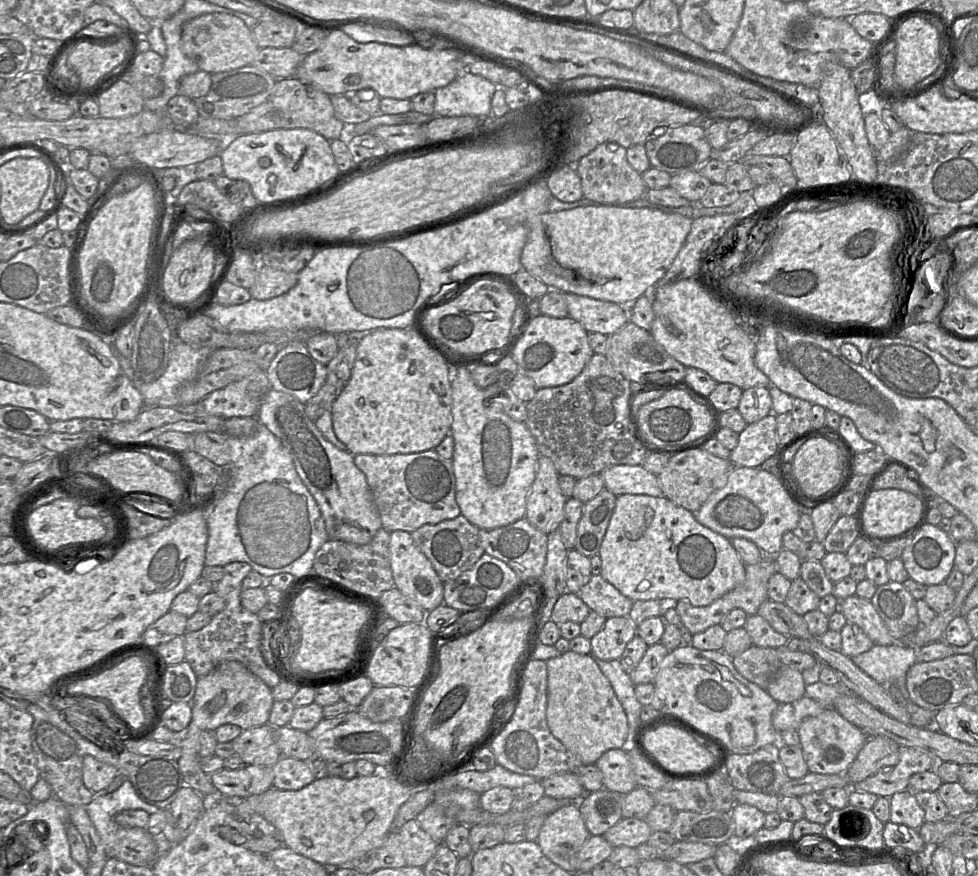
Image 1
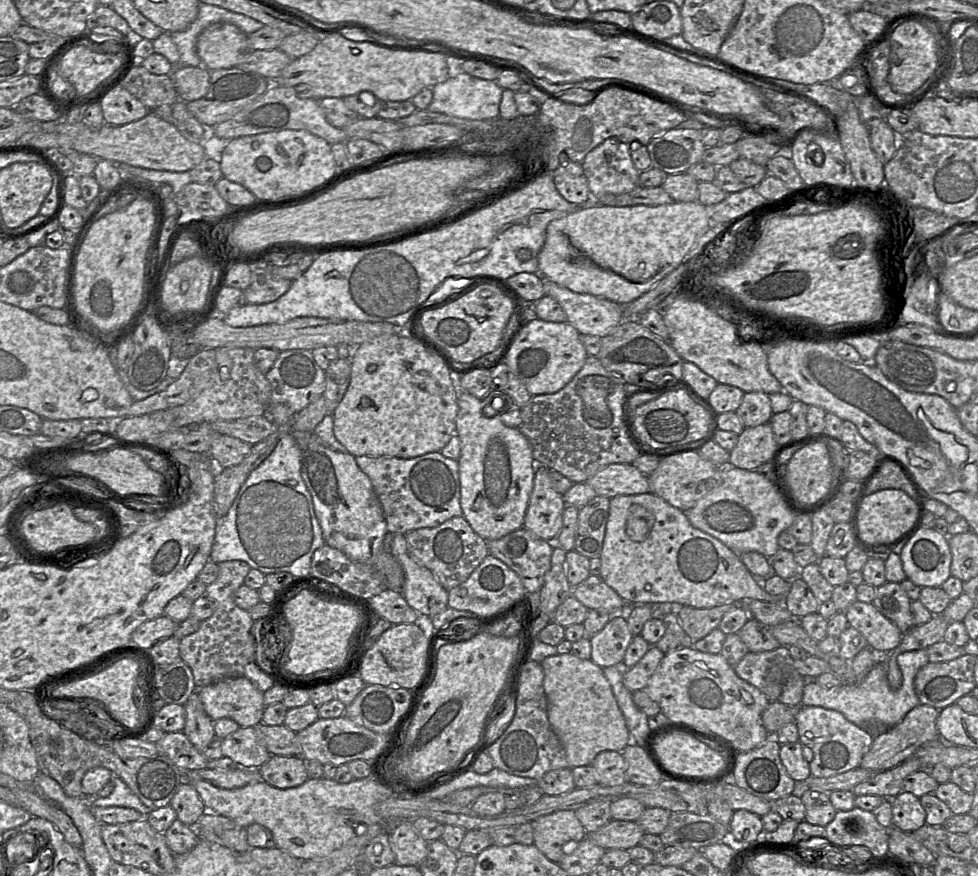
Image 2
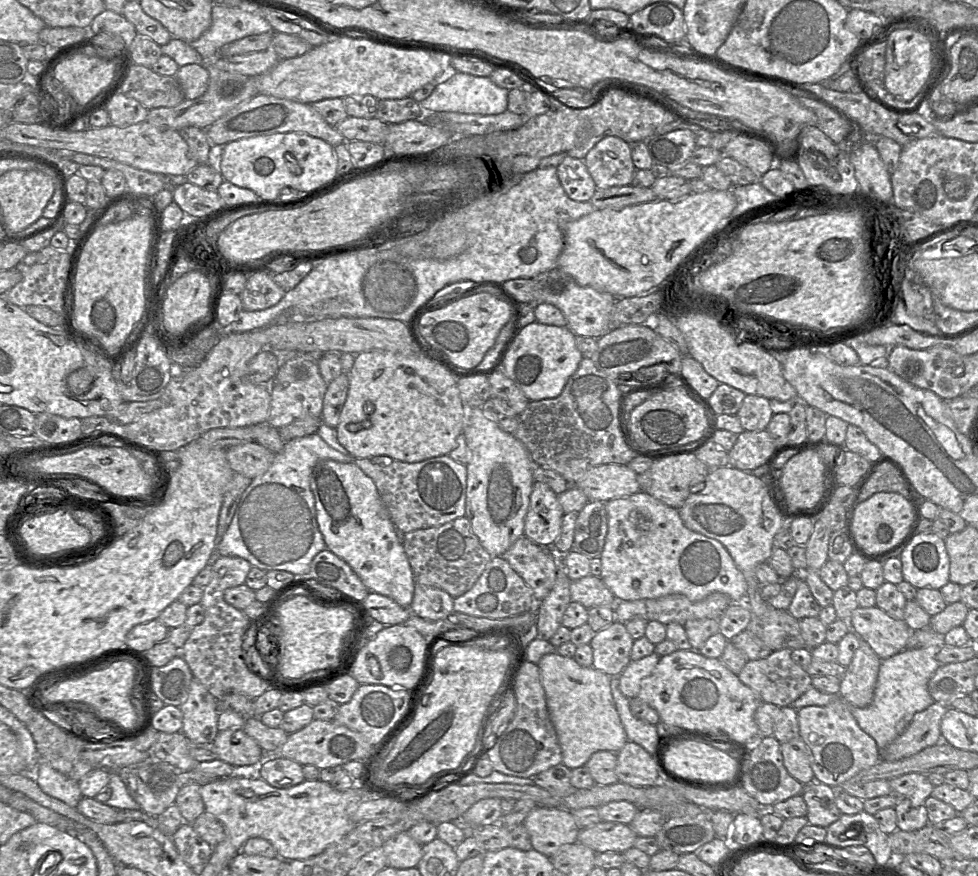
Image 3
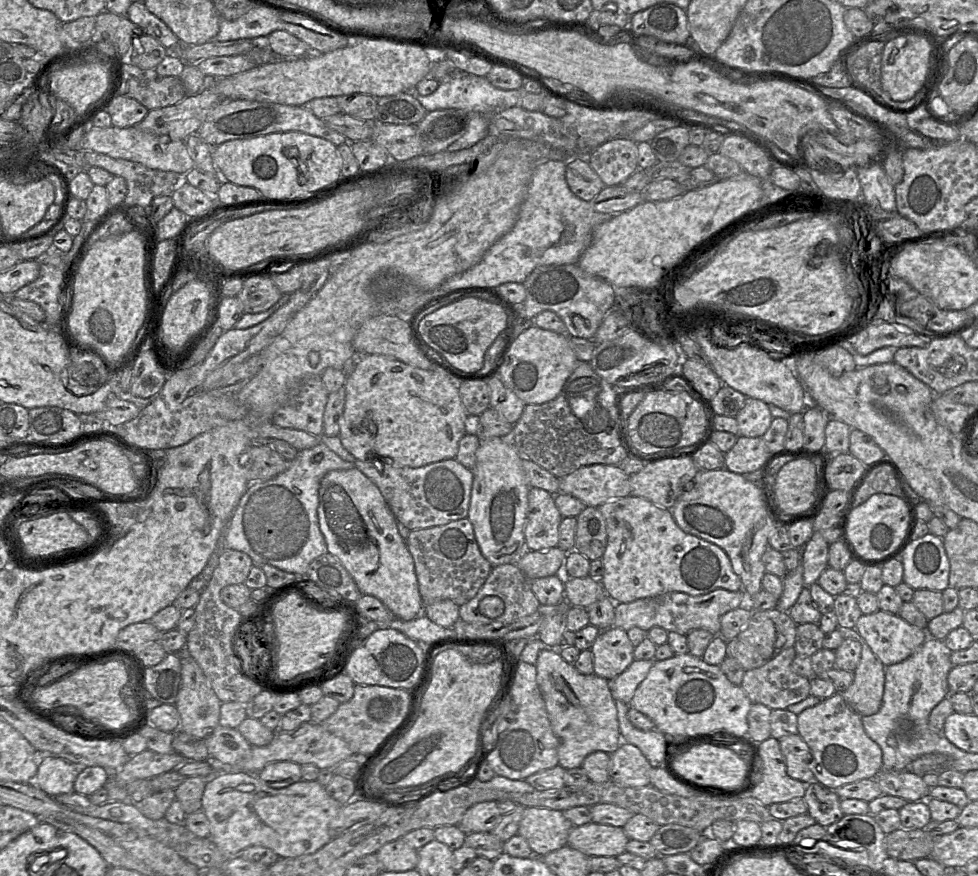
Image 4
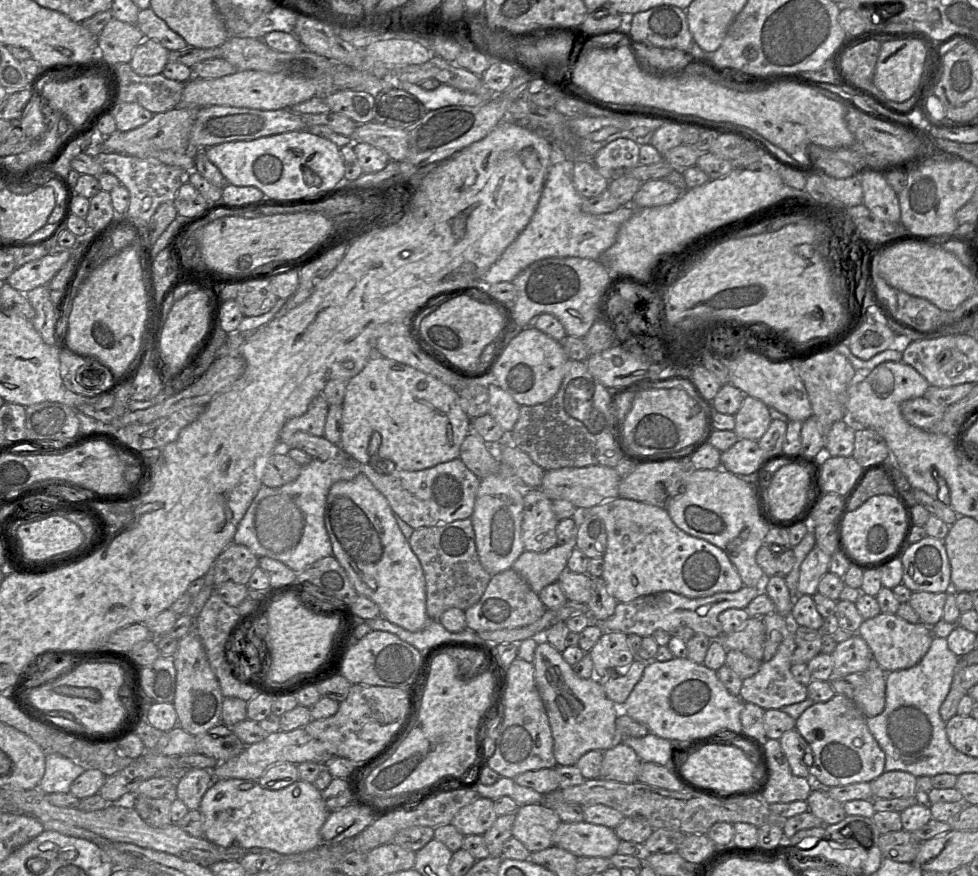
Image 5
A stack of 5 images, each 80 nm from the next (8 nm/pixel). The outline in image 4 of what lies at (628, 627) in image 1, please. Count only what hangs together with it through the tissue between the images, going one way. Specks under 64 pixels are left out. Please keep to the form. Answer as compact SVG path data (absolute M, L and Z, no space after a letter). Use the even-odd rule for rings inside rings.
M615 626L602 630L591 647L594 674L615 679L634 661L634 648L627 631Z

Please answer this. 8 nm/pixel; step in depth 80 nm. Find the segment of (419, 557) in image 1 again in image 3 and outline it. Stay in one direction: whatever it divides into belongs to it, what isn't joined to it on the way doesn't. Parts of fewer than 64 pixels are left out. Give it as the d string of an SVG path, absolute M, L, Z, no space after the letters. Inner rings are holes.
M415 582L410 611L423 619L437 621L454 612L454 598L444 590Z

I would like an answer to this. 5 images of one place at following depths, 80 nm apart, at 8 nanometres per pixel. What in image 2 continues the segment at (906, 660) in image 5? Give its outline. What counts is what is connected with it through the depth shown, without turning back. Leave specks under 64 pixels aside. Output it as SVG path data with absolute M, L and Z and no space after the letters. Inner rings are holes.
M856 600L844 612L848 625L858 630L877 652L896 648L903 633L872 604Z

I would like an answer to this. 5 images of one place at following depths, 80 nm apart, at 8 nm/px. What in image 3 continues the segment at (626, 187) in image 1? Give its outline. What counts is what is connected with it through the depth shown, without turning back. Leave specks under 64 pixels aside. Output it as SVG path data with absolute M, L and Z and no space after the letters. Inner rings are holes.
M614 136L599 141L584 162L597 189L631 185L636 172L630 144Z

